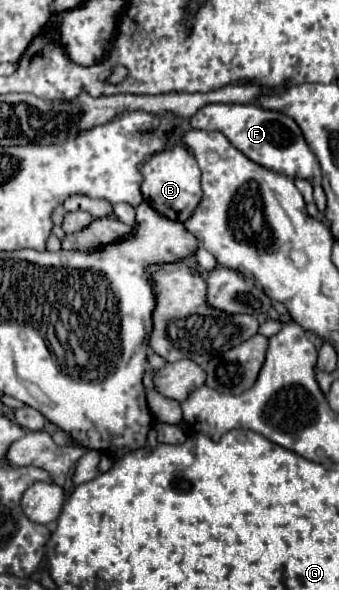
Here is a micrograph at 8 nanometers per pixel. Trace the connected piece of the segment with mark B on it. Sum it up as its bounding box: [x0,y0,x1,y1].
[141,144,203,222]

